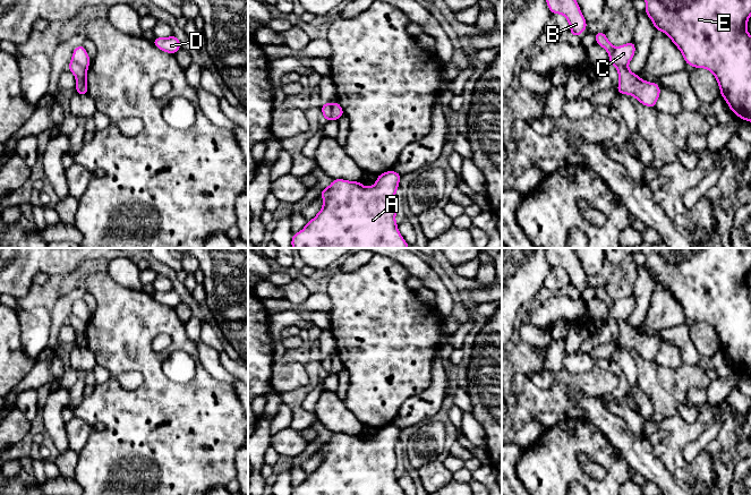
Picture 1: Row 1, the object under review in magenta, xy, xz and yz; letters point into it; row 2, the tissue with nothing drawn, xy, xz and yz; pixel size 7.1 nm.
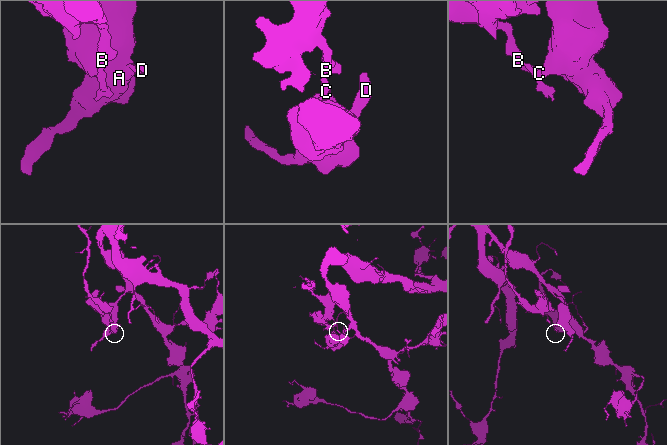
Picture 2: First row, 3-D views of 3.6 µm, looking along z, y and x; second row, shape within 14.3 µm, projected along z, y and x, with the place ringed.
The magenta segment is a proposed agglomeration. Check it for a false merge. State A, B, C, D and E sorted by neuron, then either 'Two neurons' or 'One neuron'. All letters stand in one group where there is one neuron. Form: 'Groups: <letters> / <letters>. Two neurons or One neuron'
Groups: A C D E / B. Two neurons

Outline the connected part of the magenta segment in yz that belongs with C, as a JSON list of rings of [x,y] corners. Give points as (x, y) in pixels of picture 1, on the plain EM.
[[[633,295],[624,299],[614,301],[609,310],[609,317],[616,322],[618,319],[628,319],[629,316],[632,314],[634,306],[635,306],[635,298]]]

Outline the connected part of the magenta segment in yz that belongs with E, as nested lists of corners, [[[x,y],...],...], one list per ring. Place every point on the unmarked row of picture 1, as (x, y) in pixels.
[[[641,248],[641,251],[647,257],[645,266],[652,274],[656,284],[667,288],[682,306],[686,318],[710,324],[719,339],[720,349],[727,356],[732,366],[742,374],[751,375],[751,289],[746,284],[746,278],[751,270],[751,248]]]

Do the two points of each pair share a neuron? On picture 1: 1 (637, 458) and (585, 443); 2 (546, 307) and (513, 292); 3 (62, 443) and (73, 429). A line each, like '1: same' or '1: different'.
1: different
2: different
3: different

